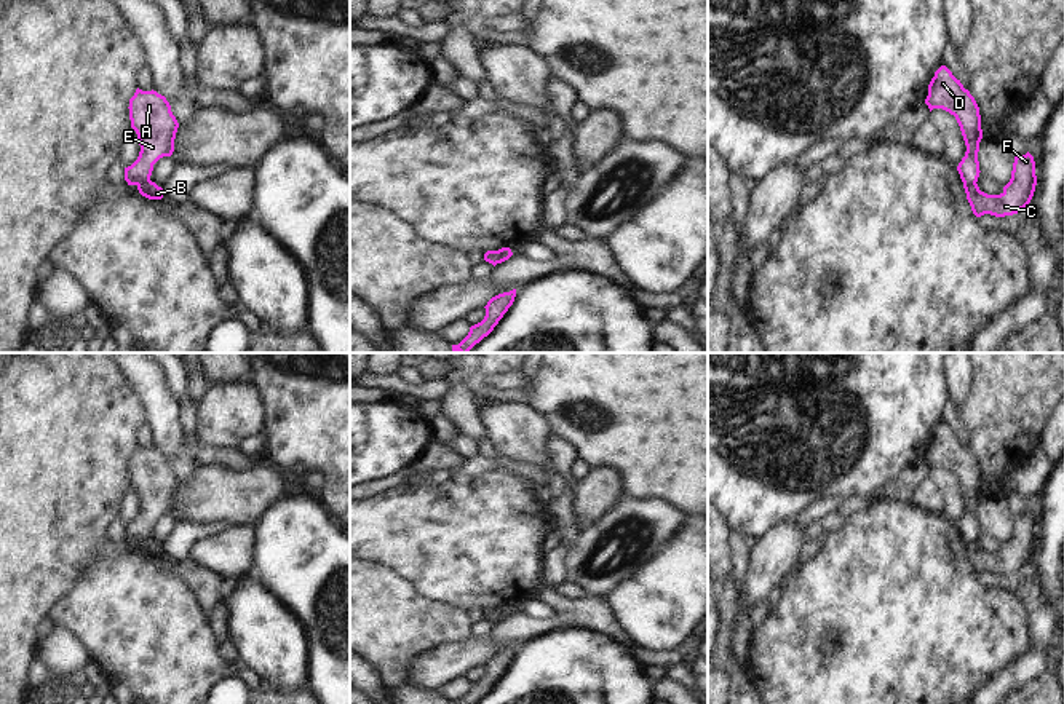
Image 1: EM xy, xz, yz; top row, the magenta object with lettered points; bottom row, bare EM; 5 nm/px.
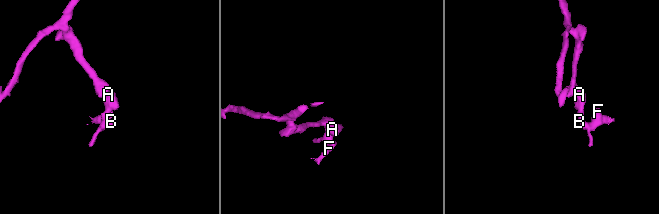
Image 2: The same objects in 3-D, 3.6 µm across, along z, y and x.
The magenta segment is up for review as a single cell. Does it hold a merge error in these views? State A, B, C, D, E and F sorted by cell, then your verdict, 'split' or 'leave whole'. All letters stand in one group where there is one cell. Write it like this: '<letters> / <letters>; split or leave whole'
A D E / B C F; split

